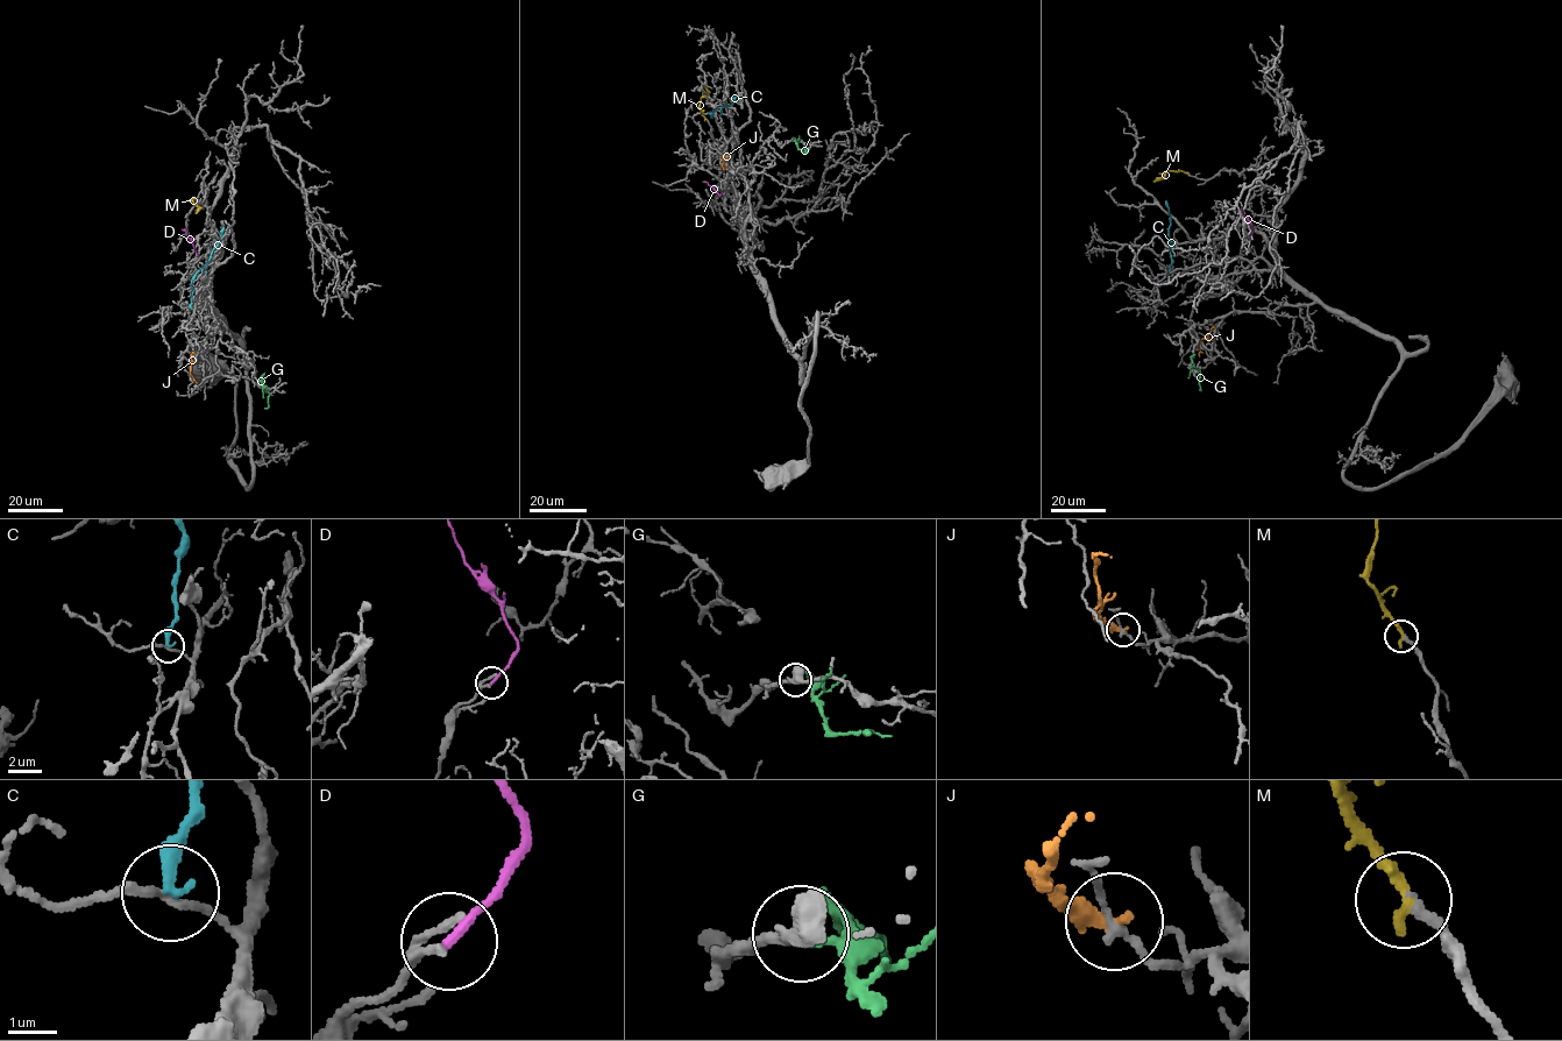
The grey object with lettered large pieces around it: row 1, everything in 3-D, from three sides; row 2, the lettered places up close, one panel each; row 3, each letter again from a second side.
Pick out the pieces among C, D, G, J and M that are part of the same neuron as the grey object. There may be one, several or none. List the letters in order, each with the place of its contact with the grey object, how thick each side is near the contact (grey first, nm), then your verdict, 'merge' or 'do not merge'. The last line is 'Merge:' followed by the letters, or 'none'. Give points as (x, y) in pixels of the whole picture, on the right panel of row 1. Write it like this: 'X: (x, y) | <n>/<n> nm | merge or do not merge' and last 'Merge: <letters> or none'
C: (1166, 276) | 170/280 nm | do not merge
D: (1249, 236) | 160/200 nm | do not merge
G: (1191, 361) | 190/200 nm | merge
J: (1214, 327) | 160/360 nm | do not merge
M: (1186, 172) | 190/280 nm | merge
Merge: G, M

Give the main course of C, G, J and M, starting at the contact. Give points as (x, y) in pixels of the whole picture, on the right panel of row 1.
C: (1166, 276), (1171, 242), (1165, 200)
G: (1192, 361), (1200, 370), (1199, 390)
J: (1214, 327), (1199, 345), (1199, 356)
M: (1186, 172), (1168, 171), (1163, 178), (1154, 182)

